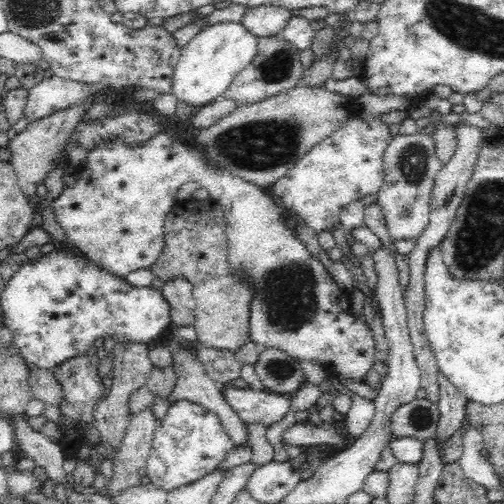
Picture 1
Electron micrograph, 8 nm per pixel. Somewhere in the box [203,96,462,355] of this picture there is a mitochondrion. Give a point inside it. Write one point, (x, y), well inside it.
(256, 145)

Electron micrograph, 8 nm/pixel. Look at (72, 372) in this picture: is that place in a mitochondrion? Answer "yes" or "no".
yes

